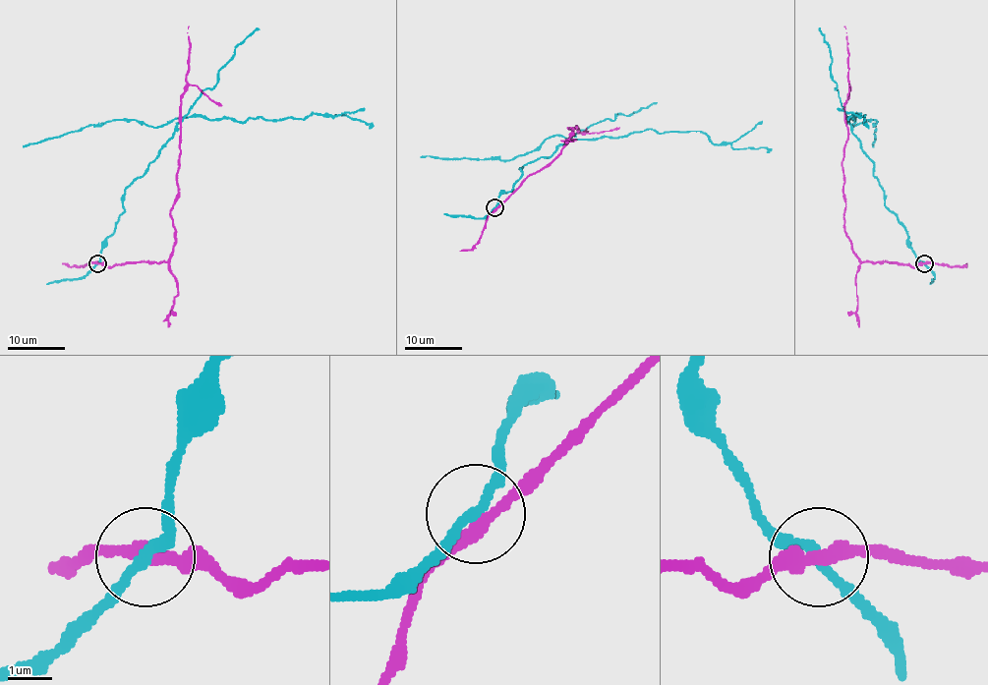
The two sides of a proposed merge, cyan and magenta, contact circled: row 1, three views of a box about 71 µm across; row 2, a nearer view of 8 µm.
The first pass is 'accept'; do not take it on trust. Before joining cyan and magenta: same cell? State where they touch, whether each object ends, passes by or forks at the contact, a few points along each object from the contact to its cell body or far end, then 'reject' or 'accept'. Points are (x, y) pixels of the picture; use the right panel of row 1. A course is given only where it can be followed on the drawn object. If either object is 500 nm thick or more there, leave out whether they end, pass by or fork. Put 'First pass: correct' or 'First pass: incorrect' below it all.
place (924, 263); cyan passes by; magenta passes by; course cyan (924, 262), (885, 204), (873, 163), (851, 132), (854, 116), (844, 119), (864, 114), (869, 129); course magenta (924, 262), (913, 267), (861, 261), (844, 230), (842, 160), (847, 139), (844, 103), (848, 93), (844, 26); reject
First pass: incorrect

